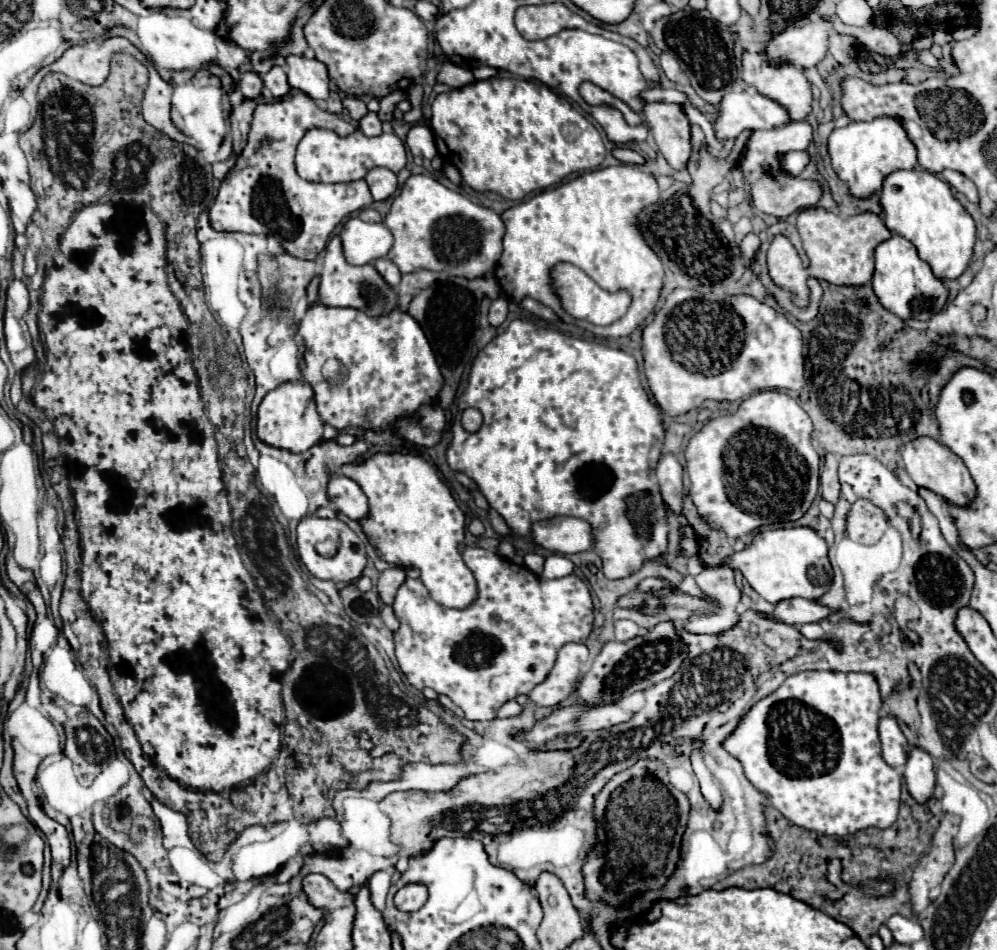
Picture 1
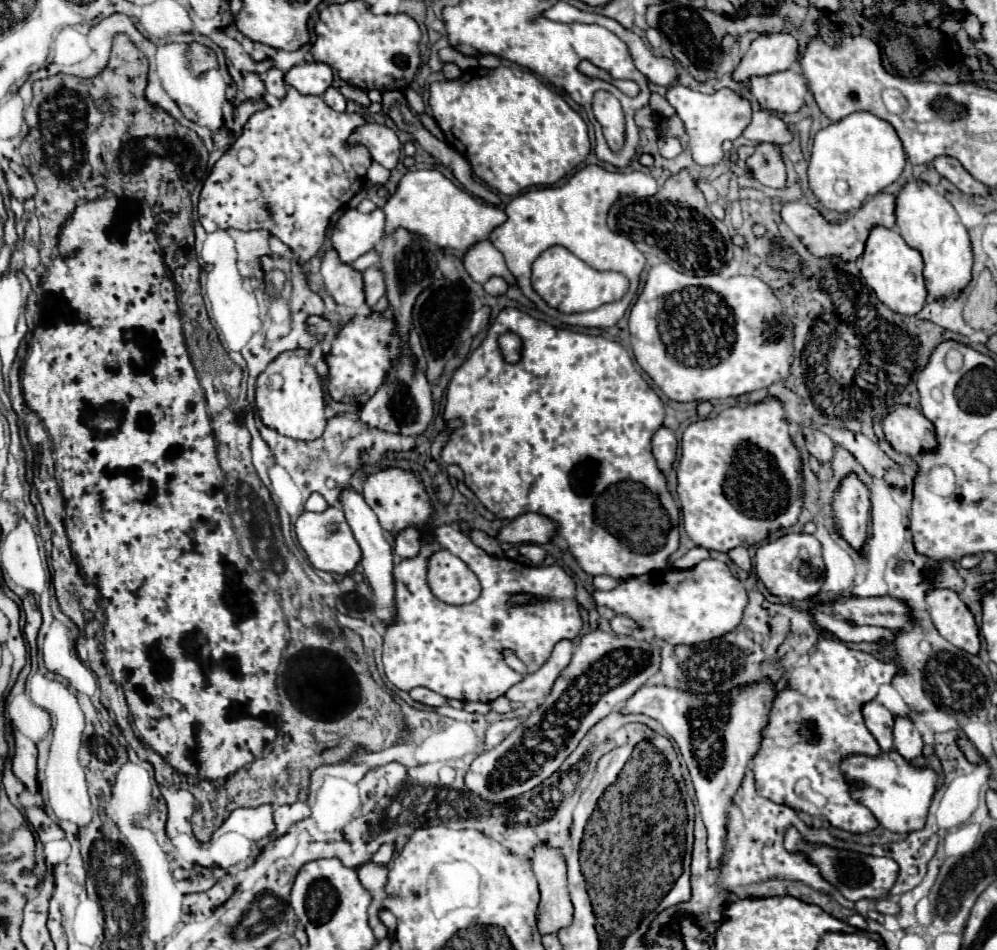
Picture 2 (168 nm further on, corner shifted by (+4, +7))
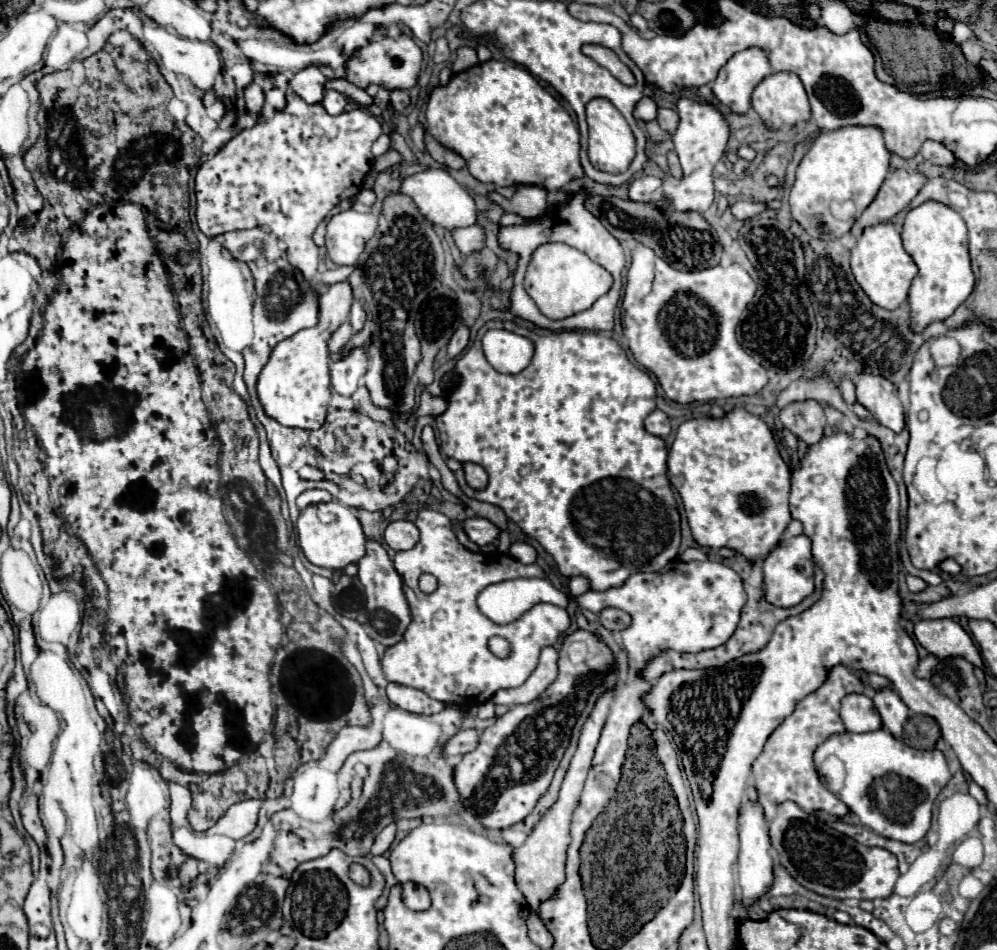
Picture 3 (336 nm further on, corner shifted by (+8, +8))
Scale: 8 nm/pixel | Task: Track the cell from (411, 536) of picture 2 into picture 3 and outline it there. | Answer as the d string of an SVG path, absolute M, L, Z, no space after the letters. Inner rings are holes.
M410 520L390 522L384 532L384 540L394 550L408 550L418 540L418 528Z

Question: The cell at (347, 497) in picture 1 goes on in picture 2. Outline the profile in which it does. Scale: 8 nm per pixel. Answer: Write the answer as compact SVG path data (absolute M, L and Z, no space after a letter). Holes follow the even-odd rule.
M346 487L342 489L340 493L340 507L346 515L346 521L348 525L352 527L354 531L354 537L362 549L362 571L364 571L364 577L368 579L370 587L372 587L372 593L374 593L374 609L376 609L376 615L390 623L394 619L394 575L392 575L392 547L388 545L386 537L384 537L384 531L378 523L378 517L376 513L372 511L372 507L364 501L364 497L360 493L356 493L352 487Z

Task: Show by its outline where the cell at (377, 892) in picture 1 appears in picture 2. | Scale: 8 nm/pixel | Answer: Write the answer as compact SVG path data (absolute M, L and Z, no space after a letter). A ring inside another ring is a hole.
M382 845L382 847L378 849L378 853L372 857L372 863L378 863L378 865L386 865L386 863L390 863L390 859L392 859L392 851L394 851L392 845Z

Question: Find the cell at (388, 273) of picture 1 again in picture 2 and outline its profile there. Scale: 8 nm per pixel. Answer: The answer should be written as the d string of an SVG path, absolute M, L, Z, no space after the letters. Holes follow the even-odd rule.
M368 267L364 271L364 287L366 287L366 303L374 305L386 293L386 277L380 267Z

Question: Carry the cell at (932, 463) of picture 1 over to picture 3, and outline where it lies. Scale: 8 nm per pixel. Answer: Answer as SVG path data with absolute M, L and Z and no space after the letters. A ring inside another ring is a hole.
M860 372L856 376L856 400L886 428L900 432L904 428L904 406L896 386L878 374Z

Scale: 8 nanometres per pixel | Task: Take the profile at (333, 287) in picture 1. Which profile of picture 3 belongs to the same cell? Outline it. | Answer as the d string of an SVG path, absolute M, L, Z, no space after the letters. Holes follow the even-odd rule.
M348 282L332 284L324 294L320 294L320 322L310 332L296 332L294 336L280 342L268 364L258 378L258 396L266 414L284 426L318 430L324 424L326 408L332 396L330 390L330 350L328 340L334 330L338 330L352 306L352 288Z

